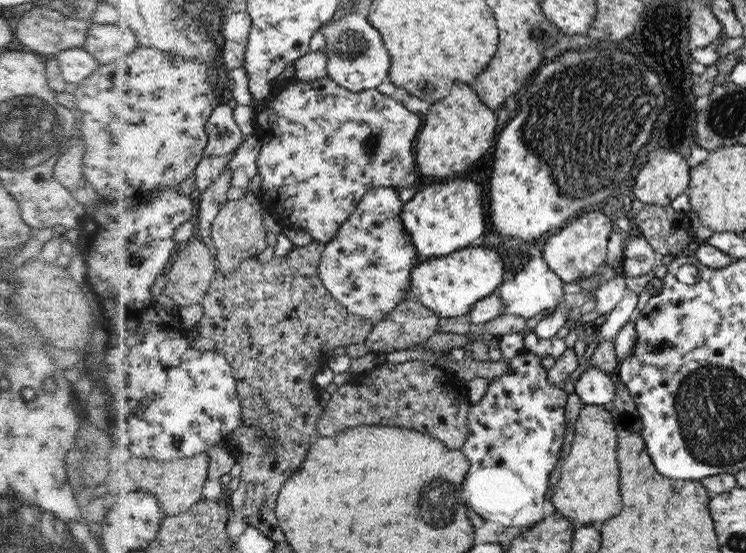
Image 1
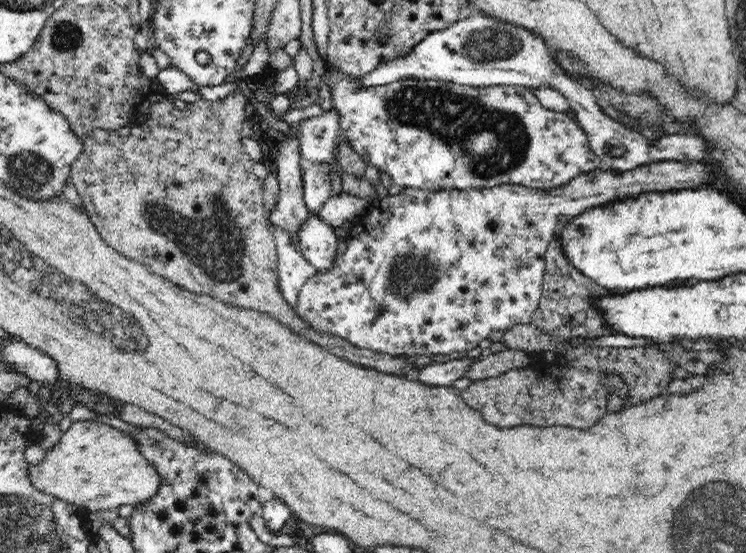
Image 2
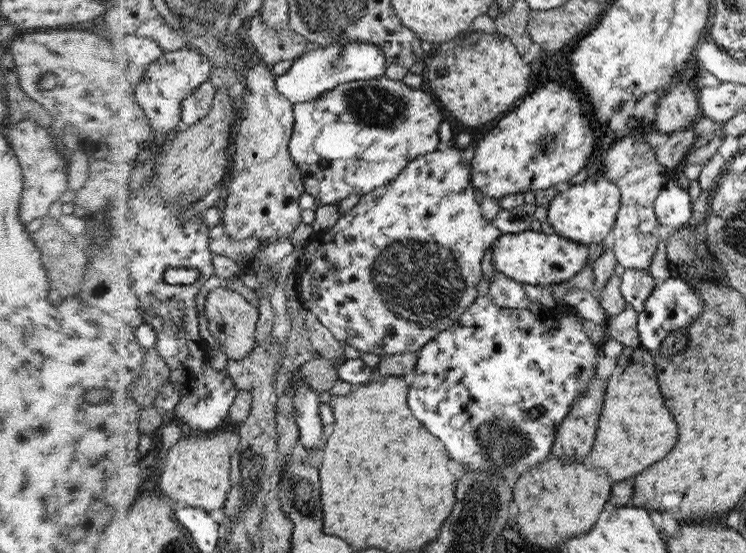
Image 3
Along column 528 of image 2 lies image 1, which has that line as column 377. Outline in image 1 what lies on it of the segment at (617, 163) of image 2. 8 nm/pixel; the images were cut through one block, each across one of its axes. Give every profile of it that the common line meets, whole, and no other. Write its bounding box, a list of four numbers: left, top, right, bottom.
[320,11,391,92]

